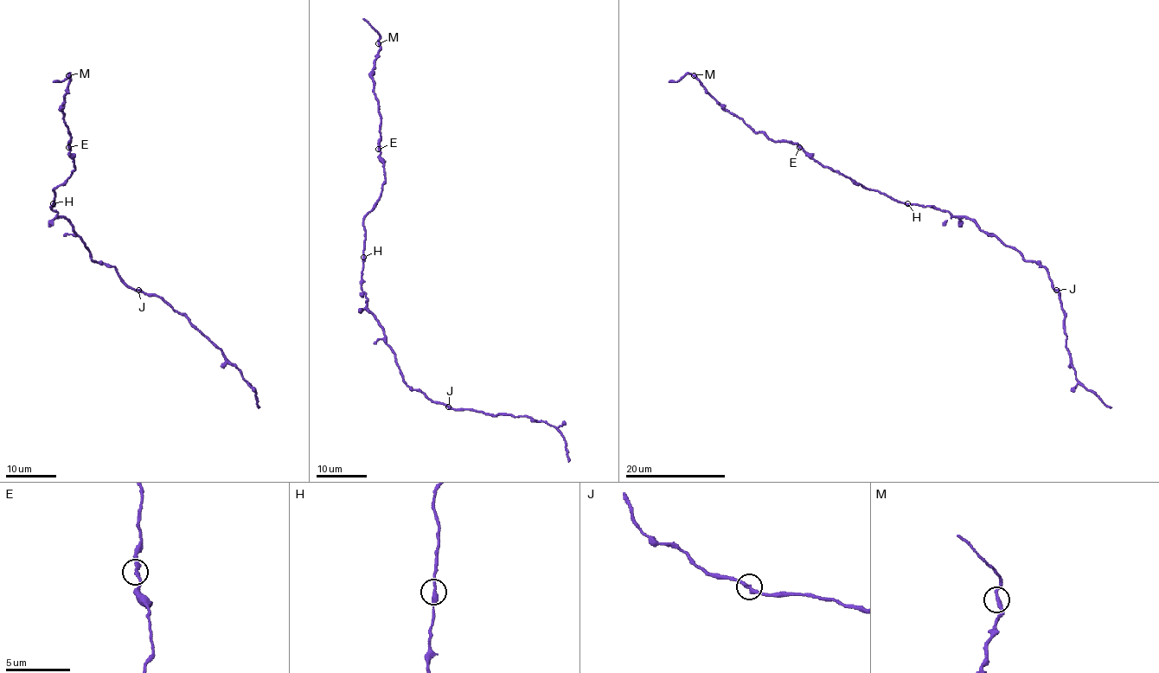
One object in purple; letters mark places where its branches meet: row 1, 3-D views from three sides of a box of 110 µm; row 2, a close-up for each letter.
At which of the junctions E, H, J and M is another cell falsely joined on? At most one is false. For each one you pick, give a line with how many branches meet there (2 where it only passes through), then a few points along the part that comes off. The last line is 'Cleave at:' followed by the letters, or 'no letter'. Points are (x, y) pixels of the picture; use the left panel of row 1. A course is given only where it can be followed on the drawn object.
Cleave at: no letter

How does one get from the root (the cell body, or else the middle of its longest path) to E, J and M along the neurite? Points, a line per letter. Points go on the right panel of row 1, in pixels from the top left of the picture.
E: (957, 216), (936, 207), (897, 202), (883, 193), (864, 189), (838, 172), (822, 167), (799, 147)
J: (957, 216), (969, 217), (981, 230), (1014, 247), (1025, 259), (1036, 261), (1046, 270), (1053, 287), (1056, 290)
M: (957, 216), (936, 207), (897, 202), (822, 167), (795, 143), (755, 133), (694, 75)

